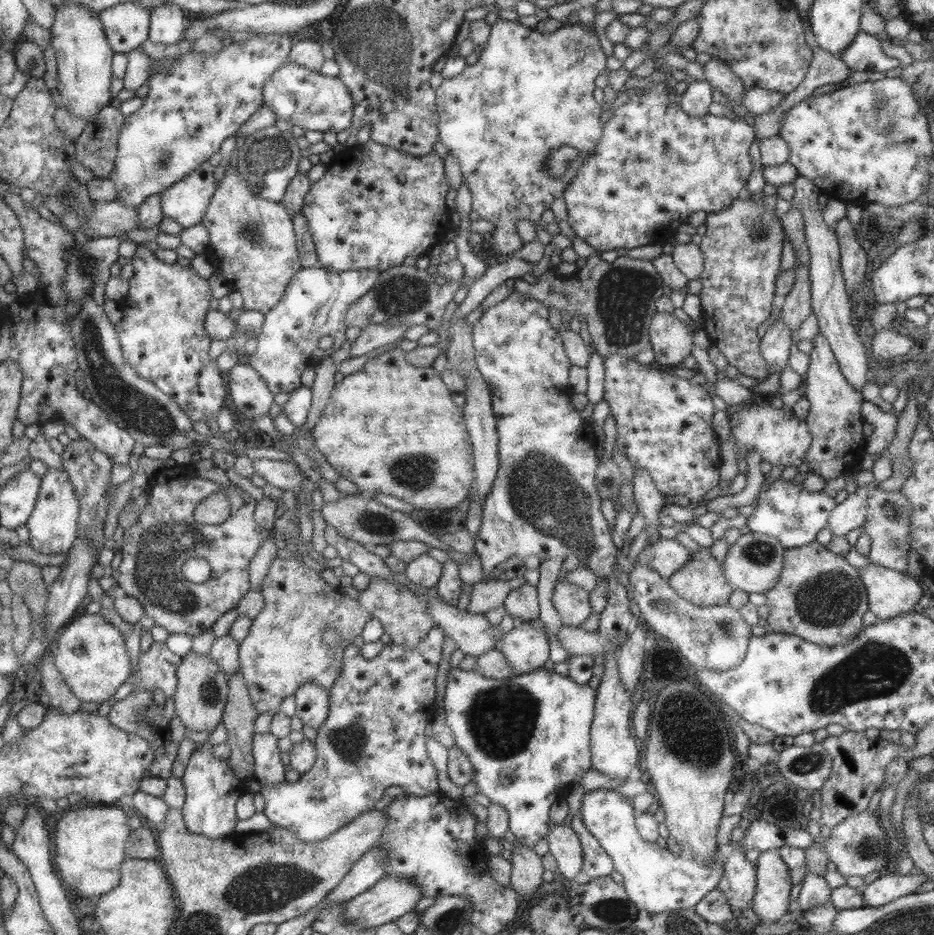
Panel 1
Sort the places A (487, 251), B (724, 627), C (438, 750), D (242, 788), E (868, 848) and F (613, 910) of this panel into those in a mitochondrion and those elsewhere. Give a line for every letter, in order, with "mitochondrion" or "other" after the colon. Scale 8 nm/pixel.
A: other
B: mitochondrion
C: other
D: other
E: mitochondrion
F: mitochondrion

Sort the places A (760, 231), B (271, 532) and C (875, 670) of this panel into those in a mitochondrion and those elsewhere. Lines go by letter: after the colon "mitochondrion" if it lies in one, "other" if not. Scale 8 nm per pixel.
A: mitochondrion
B: other
C: mitochondrion

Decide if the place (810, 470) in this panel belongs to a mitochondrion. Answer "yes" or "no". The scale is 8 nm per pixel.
no

